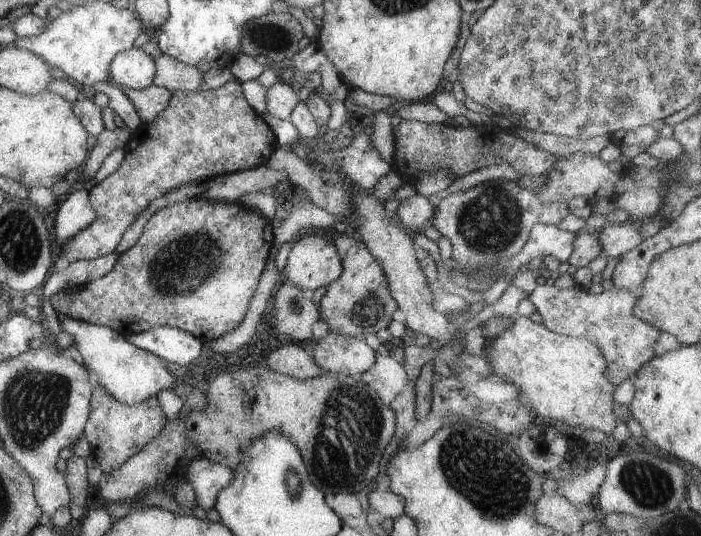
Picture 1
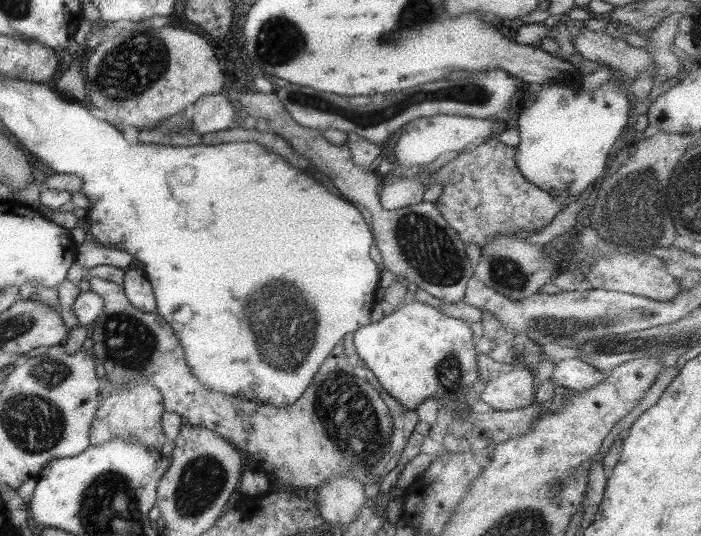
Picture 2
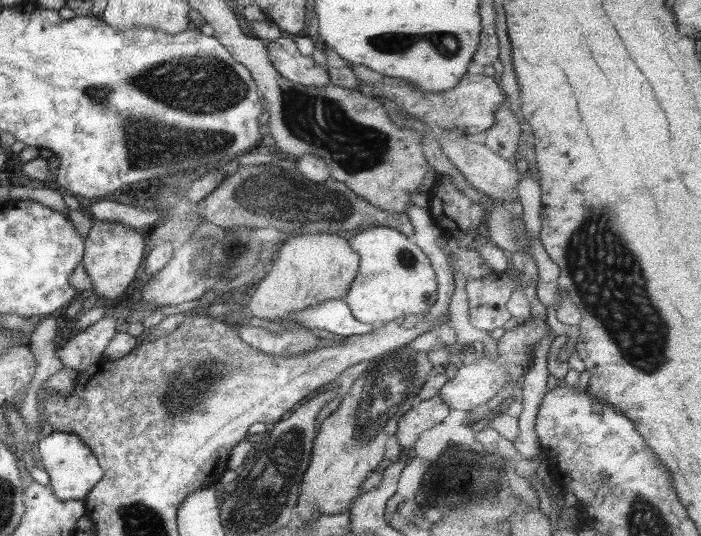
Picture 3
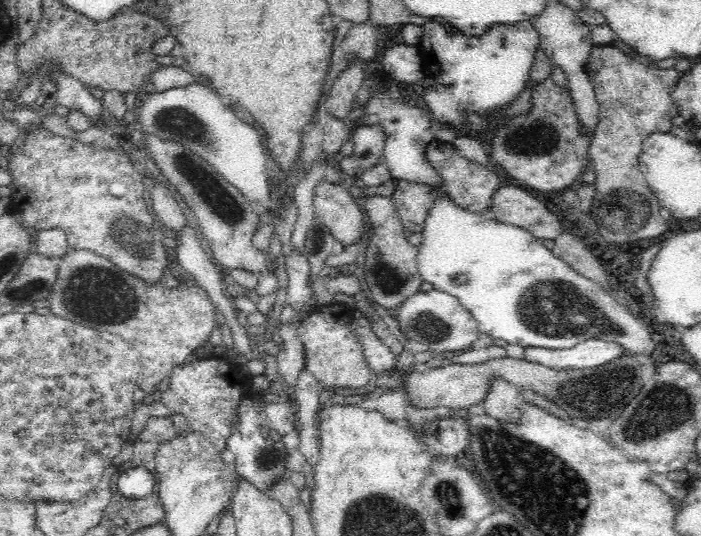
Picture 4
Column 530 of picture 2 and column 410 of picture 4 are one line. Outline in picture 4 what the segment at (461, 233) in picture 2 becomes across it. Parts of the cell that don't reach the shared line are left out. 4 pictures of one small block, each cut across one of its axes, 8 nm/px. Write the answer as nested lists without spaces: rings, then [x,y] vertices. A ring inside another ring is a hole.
[[[404,179],[397,180],[395,185],[396,190],[390,198],[396,205],[401,225],[405,231],[422,232],[426,214],[435,200],[433,190]]]

